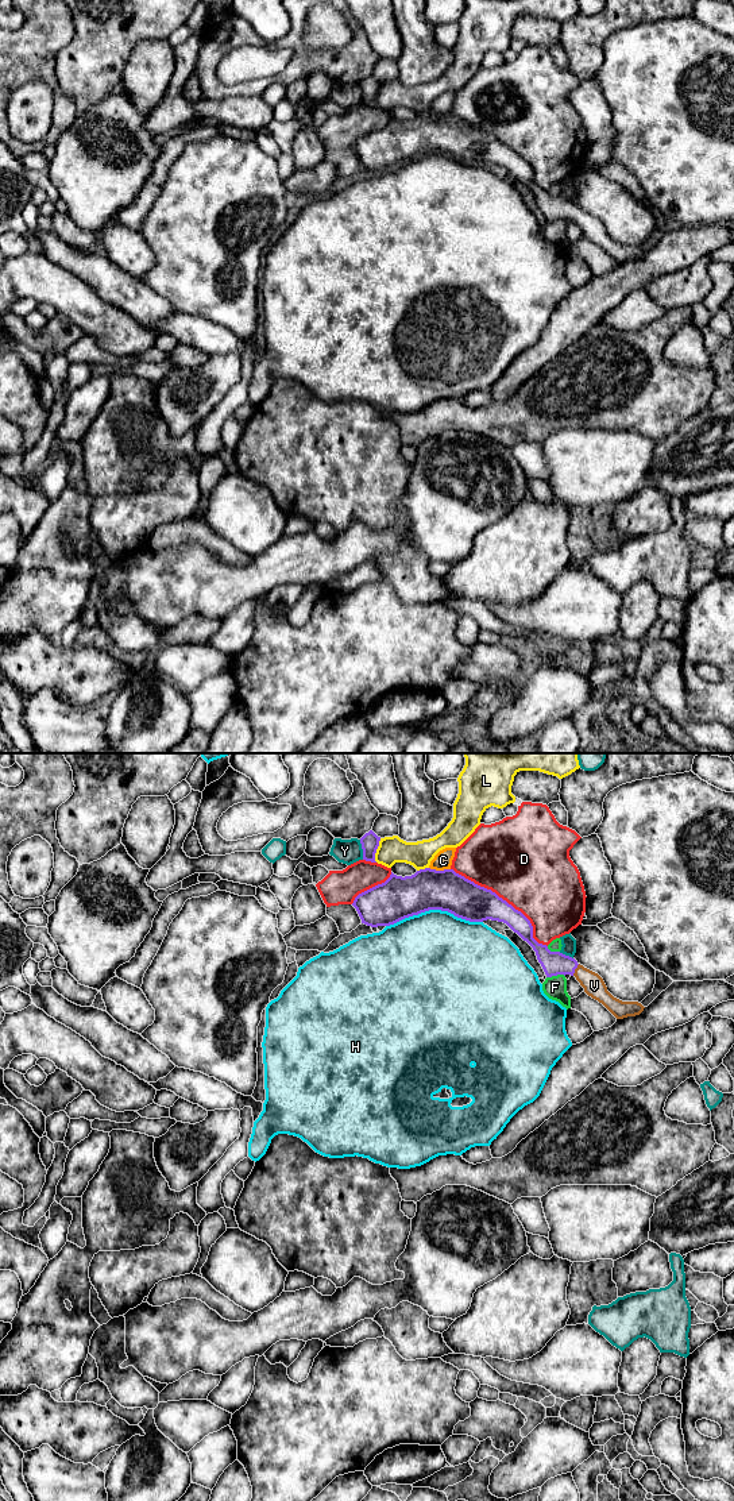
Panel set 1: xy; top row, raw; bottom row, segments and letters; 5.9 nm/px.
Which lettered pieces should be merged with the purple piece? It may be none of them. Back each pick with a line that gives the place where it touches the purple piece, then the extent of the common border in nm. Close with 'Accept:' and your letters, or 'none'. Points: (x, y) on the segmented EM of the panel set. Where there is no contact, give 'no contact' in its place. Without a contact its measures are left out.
V: meets purple in xy at (575, 968); contact 80 nm long
Accept: V

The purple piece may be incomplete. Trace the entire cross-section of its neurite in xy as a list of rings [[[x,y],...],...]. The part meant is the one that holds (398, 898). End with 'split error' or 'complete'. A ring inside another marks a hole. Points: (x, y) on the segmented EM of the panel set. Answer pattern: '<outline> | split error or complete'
[[[425,868],[405,877],[391,872],[385,883],[359,894],[352,906],[362,923],[371,927],[390,926],[429,910],[448,911],[470,922],[503,922],[533,948],[546,977],[575,976],[584,992],[602,1003],[617,1019],[640,1015],[645,1008],[638,1002],[614,998],[598,973],[575,958],[550,952],[546,945],[538,944],[533,938],[530,921],[521,911],[453,869]]] | split error

